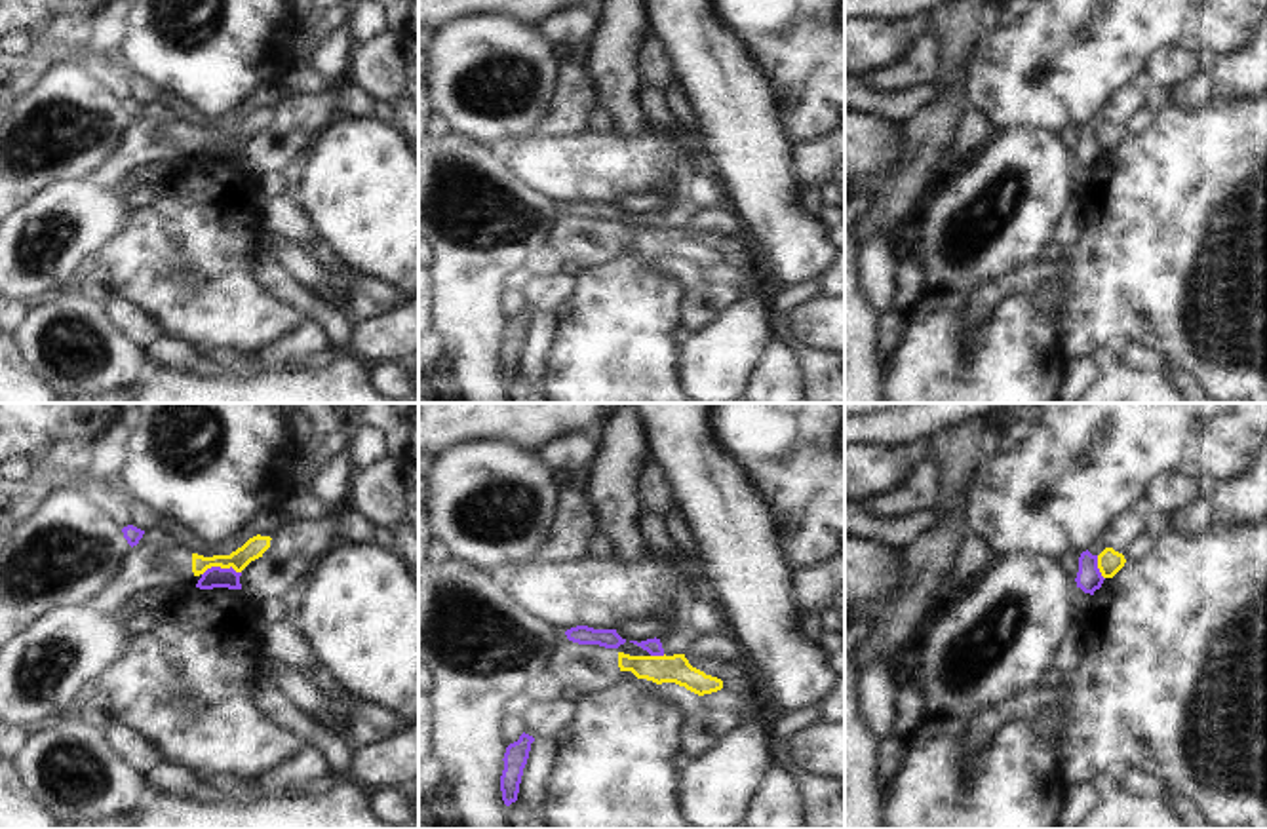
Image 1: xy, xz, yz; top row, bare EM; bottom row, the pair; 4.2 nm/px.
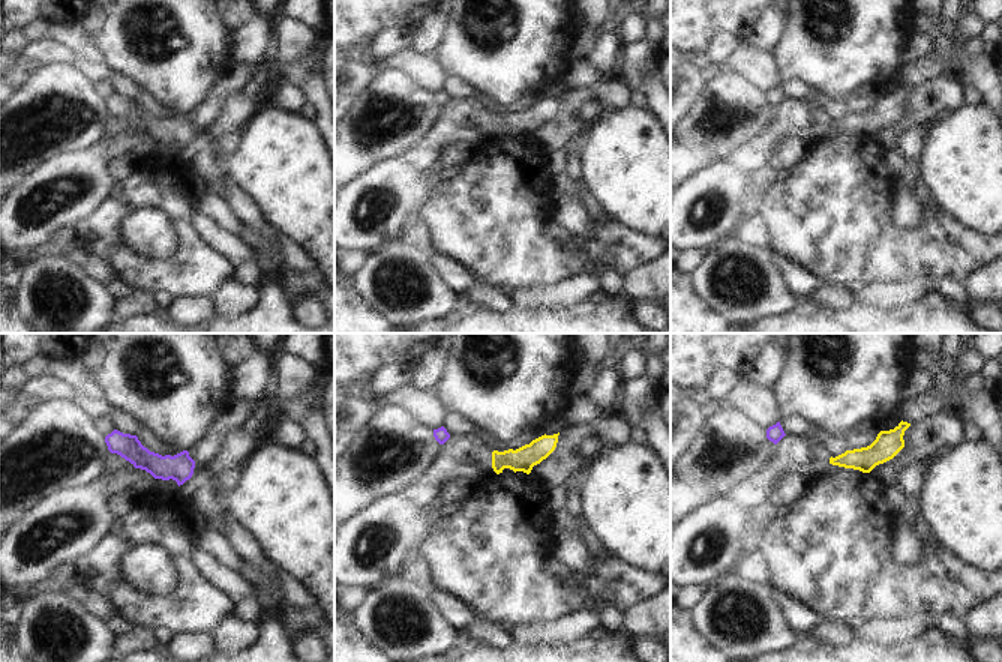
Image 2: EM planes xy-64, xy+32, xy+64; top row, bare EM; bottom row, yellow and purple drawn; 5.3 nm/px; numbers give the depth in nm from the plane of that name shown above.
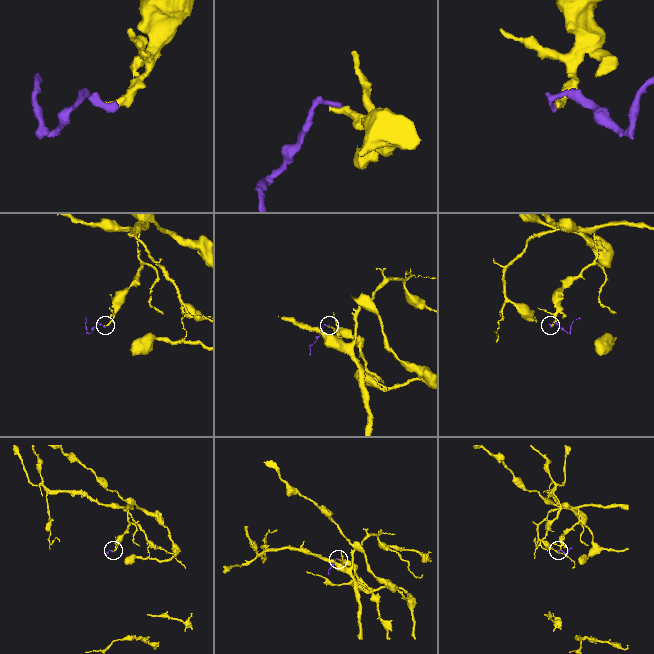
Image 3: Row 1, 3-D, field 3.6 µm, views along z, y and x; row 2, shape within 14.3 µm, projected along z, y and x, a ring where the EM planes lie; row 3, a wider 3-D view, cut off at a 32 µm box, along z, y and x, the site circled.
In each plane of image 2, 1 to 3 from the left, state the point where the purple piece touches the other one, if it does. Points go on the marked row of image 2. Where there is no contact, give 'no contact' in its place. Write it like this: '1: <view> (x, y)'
1: no contact
2: no contact
3: no contact

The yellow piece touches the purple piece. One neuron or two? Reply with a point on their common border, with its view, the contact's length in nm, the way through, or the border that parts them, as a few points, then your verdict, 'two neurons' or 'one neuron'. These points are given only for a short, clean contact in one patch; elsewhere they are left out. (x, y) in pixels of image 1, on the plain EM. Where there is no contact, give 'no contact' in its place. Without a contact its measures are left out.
meets yellow in xy at (221, 141); contact 170 nm long; border along xy (240, 145), (212, 141), (202, 149); two neurons

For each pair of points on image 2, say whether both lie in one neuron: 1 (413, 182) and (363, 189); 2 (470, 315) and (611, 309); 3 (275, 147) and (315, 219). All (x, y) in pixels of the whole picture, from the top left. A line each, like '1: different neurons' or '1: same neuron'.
1: same neuron
2: same neuron
3: same neuron

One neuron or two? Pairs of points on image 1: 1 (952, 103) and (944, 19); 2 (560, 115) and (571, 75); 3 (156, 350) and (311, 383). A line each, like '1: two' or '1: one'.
1: one
2: one
3: two

